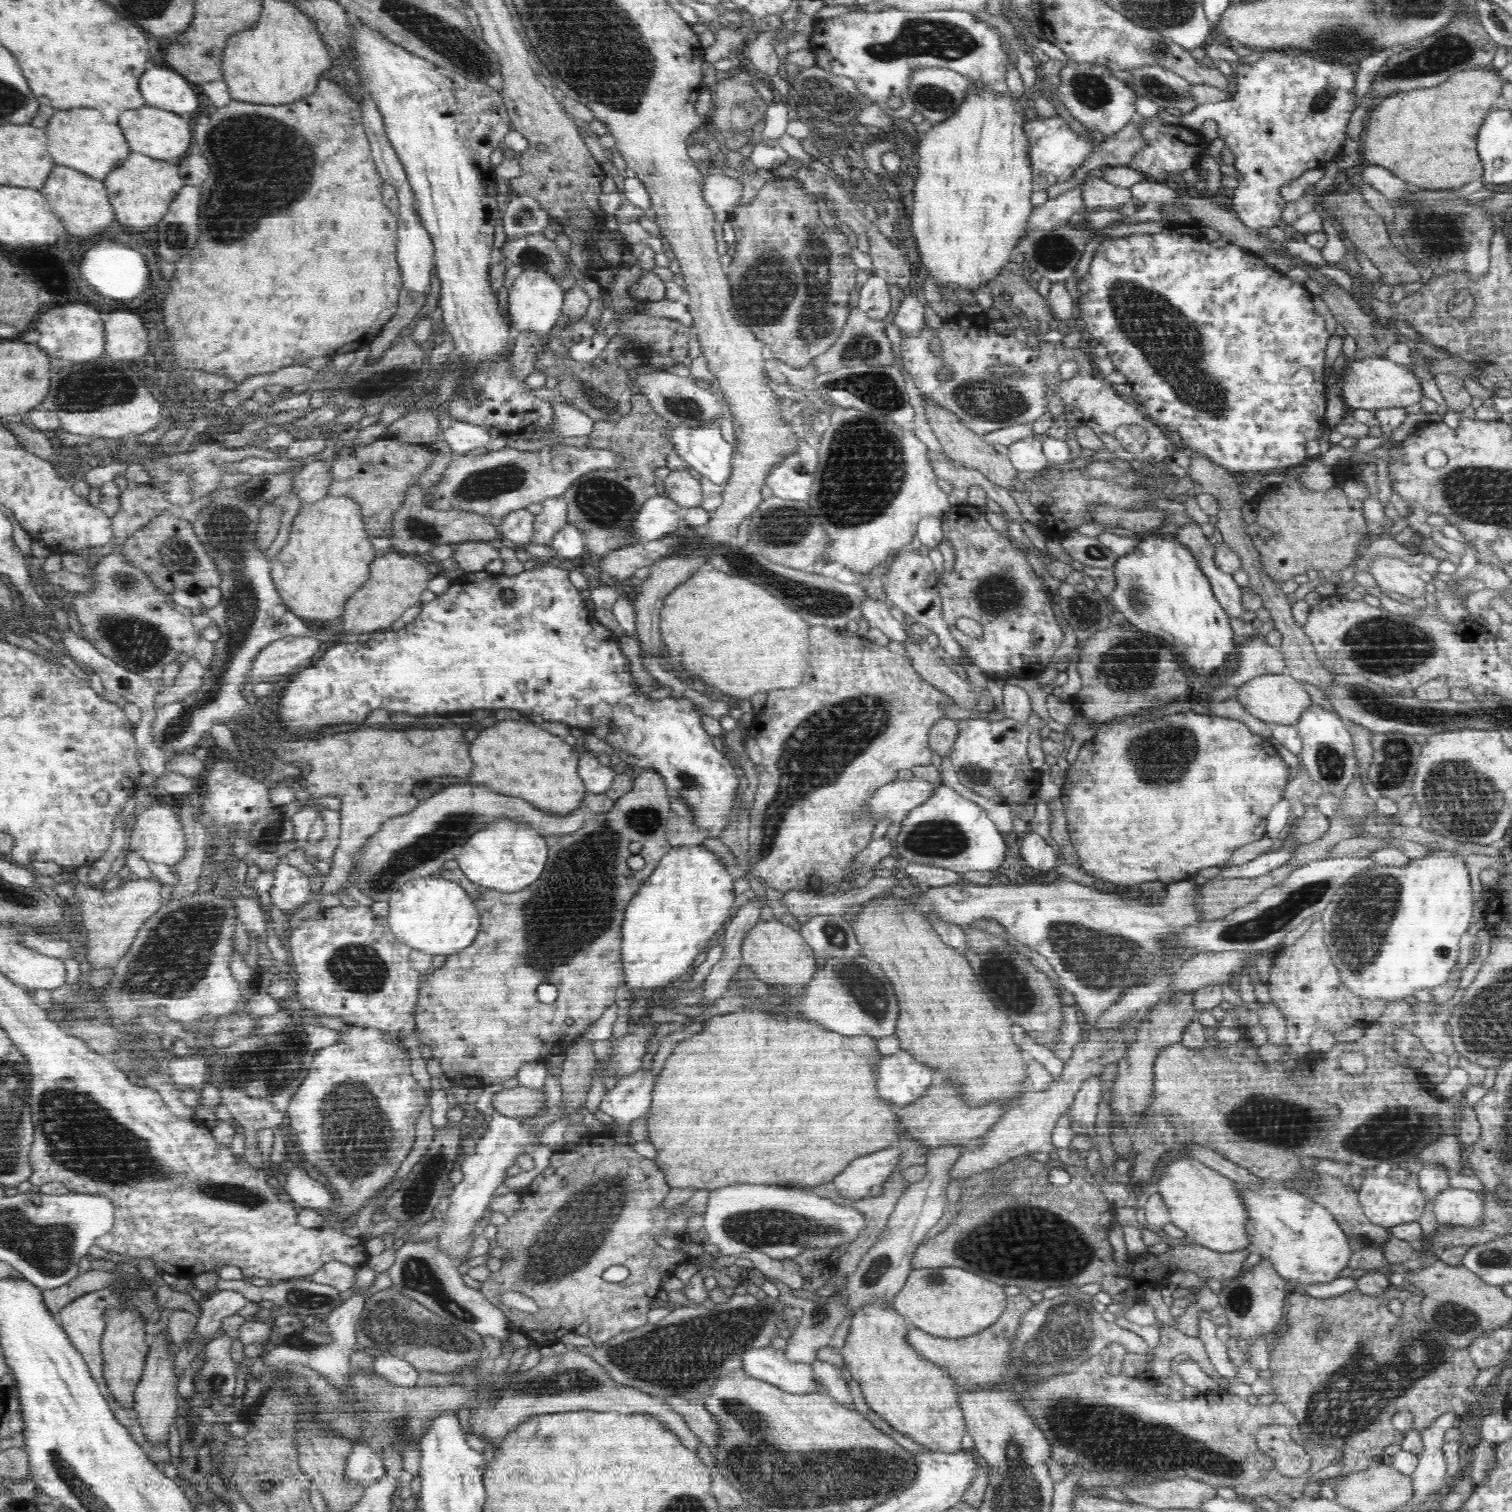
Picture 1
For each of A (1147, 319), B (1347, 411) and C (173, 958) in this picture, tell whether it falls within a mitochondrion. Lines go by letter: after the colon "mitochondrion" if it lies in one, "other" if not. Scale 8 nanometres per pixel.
A: mitochondrion
B: other
C: mitochondrion

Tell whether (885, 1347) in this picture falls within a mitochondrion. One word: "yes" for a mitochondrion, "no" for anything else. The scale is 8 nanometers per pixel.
no

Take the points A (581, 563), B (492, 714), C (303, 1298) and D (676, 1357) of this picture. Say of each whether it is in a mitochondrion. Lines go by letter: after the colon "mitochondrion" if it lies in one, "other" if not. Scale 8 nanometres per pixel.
A: other
B: other
C: mitochondrion
D: mitochondrion

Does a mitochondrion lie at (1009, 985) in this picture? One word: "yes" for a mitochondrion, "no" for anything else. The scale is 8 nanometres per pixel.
yes

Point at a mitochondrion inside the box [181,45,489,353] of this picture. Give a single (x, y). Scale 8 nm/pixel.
(275, 161)

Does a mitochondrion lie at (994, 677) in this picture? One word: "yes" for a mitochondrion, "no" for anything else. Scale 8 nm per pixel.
no

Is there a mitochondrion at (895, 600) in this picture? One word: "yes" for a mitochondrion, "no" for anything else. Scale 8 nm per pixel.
no

